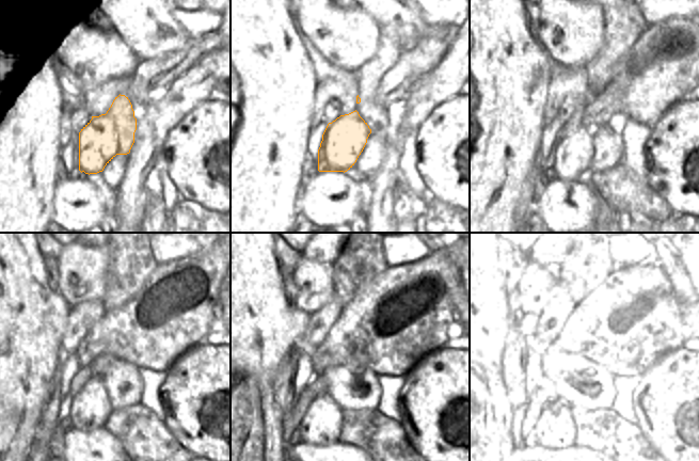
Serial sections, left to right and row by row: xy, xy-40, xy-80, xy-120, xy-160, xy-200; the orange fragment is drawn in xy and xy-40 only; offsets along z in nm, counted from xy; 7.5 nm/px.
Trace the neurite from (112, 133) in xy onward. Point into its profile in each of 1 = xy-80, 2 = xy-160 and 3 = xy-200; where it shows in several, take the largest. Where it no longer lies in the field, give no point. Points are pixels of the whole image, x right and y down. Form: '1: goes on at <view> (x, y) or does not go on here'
1: goes on at xy-80 (573, 155)
2: goes on at xy-160 (321, 424)
3: goes on at xy-200 (556, 429)

